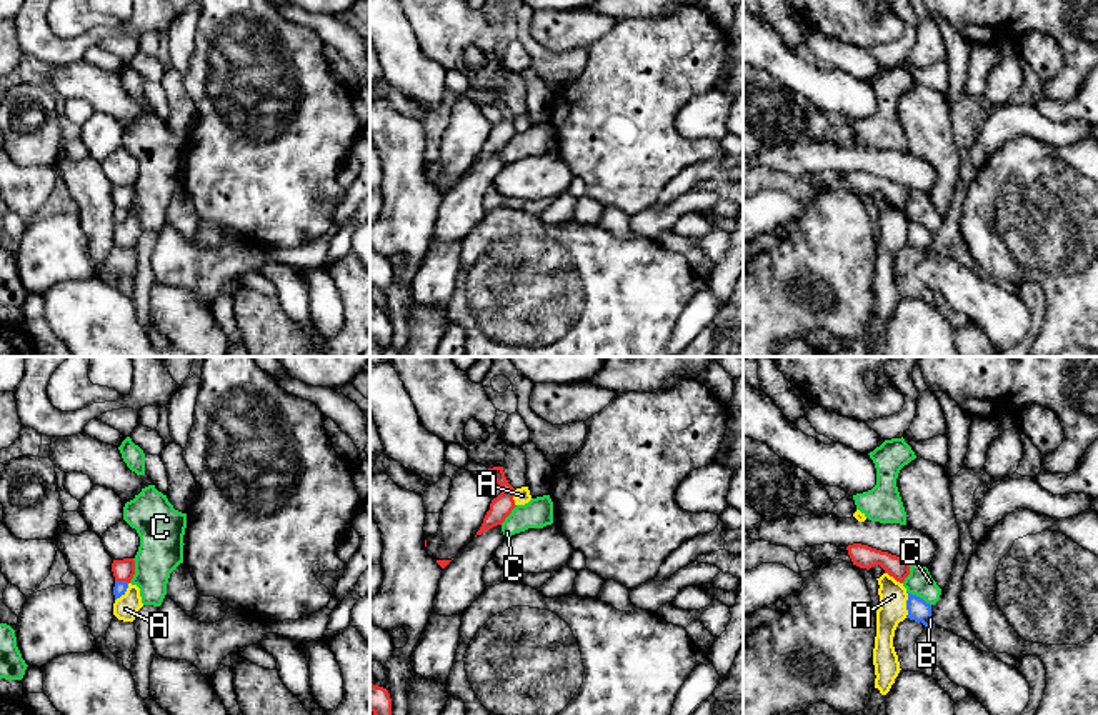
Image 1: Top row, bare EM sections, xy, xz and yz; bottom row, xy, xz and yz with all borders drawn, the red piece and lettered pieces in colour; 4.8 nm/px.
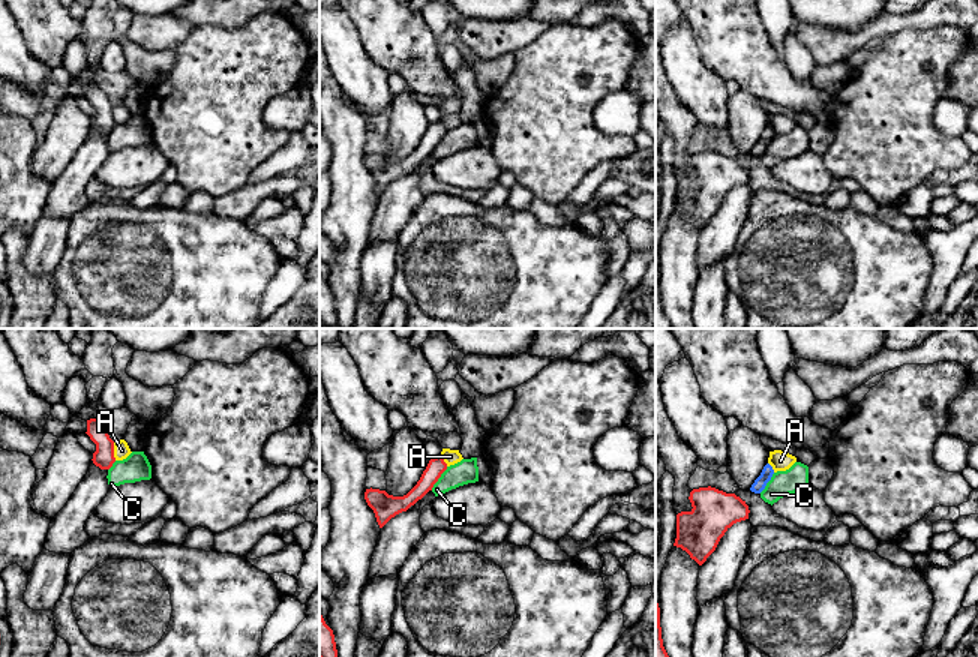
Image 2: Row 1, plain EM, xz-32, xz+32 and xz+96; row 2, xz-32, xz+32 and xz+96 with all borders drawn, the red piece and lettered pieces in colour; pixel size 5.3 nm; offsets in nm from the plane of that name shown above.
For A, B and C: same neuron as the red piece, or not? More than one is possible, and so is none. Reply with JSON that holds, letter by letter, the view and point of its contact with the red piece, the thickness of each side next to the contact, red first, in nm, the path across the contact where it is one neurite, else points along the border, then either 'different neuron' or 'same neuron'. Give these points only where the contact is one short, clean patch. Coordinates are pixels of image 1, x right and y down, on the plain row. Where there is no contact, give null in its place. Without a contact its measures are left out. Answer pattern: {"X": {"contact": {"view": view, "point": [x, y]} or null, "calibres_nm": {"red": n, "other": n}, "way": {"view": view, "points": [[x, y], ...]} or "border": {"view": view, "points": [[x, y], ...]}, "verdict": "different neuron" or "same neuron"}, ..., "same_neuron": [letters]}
{"A": {"contact": {"view": "yz", "point": [893, 204]}, "calibres_nm": {"red": 110, "other": 130}, "border": {"view": "yz", "points": [[885, 199], [902, 210]]}, "verdict": "different neuron"}, "B": {"contact": {"view": "xy", "point": [122, 207]}, "calibres_nm": {"red": 110, "other": 60}, "verdict": "different neuron"}, "C": {"contact": {"view": "xy", "point": [134, 197]}, "calibres_nm": {"red": 110, "other": 220}, "border": {"view": "xy", "points": [[134, 185], [134, 204], [129, 209]]}, "verdict": "different neuron"}, "same_neuron": []}

